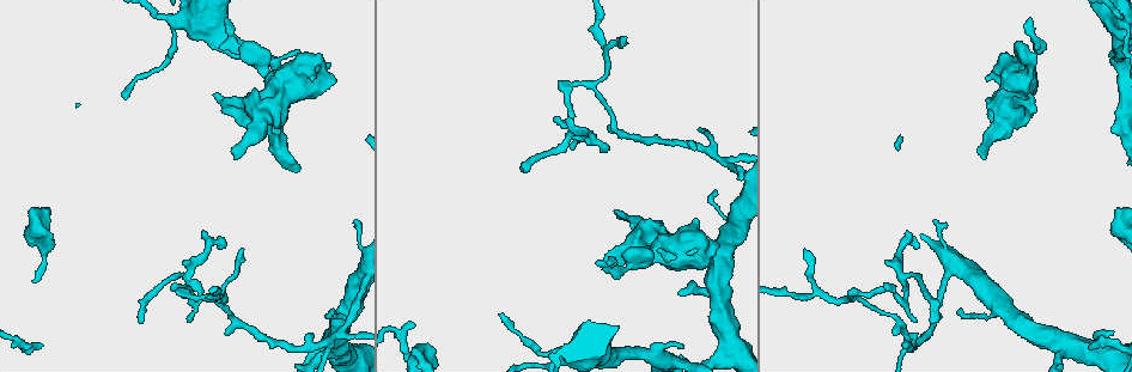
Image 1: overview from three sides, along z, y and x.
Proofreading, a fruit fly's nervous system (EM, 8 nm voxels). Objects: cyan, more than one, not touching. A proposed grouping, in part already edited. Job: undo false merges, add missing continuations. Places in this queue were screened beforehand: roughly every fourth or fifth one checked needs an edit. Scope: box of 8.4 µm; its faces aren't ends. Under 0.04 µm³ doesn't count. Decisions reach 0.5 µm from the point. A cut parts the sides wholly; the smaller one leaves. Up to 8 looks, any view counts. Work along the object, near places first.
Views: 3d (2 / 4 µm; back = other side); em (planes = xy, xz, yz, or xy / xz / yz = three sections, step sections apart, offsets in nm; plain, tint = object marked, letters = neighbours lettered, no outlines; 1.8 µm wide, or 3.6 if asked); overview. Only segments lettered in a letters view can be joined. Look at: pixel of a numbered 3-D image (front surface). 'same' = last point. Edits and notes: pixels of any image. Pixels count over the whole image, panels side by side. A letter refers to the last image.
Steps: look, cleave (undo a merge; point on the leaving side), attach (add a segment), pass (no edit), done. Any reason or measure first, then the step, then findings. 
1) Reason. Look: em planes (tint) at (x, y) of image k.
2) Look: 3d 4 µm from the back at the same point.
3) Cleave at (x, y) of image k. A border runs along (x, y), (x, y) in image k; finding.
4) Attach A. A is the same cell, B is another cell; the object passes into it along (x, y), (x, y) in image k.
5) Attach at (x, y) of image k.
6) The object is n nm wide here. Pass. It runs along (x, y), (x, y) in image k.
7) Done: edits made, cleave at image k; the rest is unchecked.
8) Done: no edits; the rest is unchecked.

Free end. Look: em yz step 8 (tint) at (987, 80) of image 1.

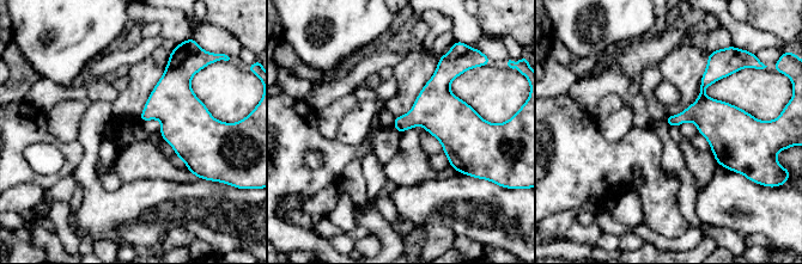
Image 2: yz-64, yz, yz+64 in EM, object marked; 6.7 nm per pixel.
Cut it another way. Look: em planes (letters) at the same point.

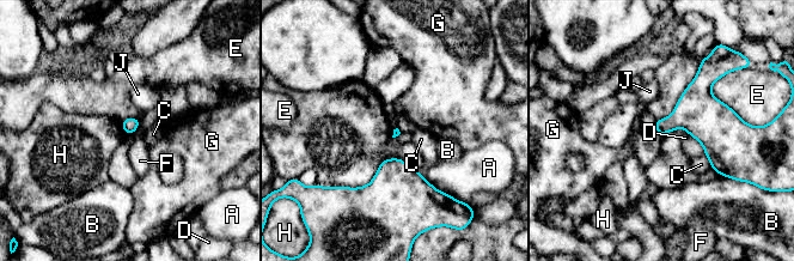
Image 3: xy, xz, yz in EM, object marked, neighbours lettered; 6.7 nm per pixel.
Pass. A, B, C, D, E, F, G, H and J are other cells; a border runs along (382, 162), (366, 184), (331, 187) in image 3; none of them fits.

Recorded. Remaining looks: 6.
An open end. Look: 3d 2 µm at (238, 123) of image 1.

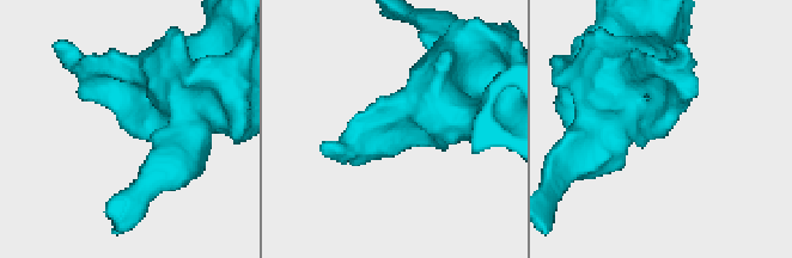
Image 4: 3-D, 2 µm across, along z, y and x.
Look: em planes (letters) at (390, 138) of image 4.

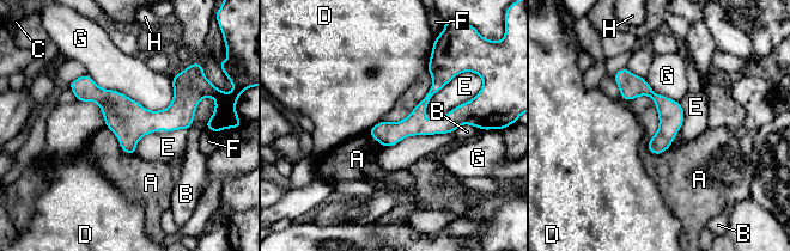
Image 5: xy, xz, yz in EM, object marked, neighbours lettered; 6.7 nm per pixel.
Pass. A, B, C, D, E, F, G and H are other cells; a border runs along (107, 127), (120, 147), (134, 155) in image 5; no lettered segment goes on from it.

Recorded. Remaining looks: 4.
Free end. Look: 3d 2 µm at (608, 265) of image 1.

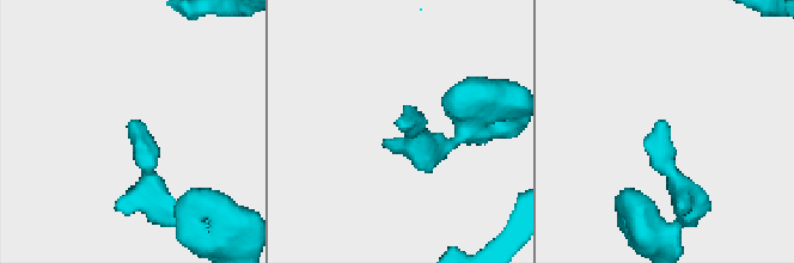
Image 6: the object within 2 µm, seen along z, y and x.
Now the EM. Look: em planes (letters) at (132, 130) of image 6.

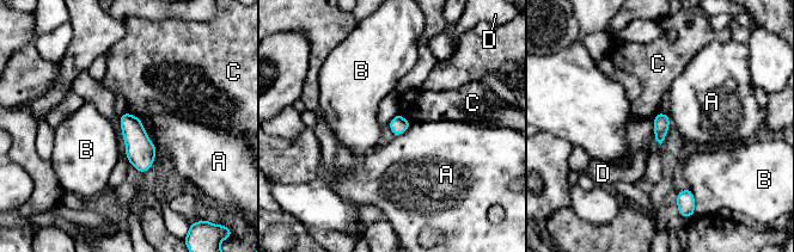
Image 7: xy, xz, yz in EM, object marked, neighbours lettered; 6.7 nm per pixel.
Pass. A, B, C and D are other cells; no lettered segment goes on from it.

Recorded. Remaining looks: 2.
Done: no edits; the rest is unchecked.

